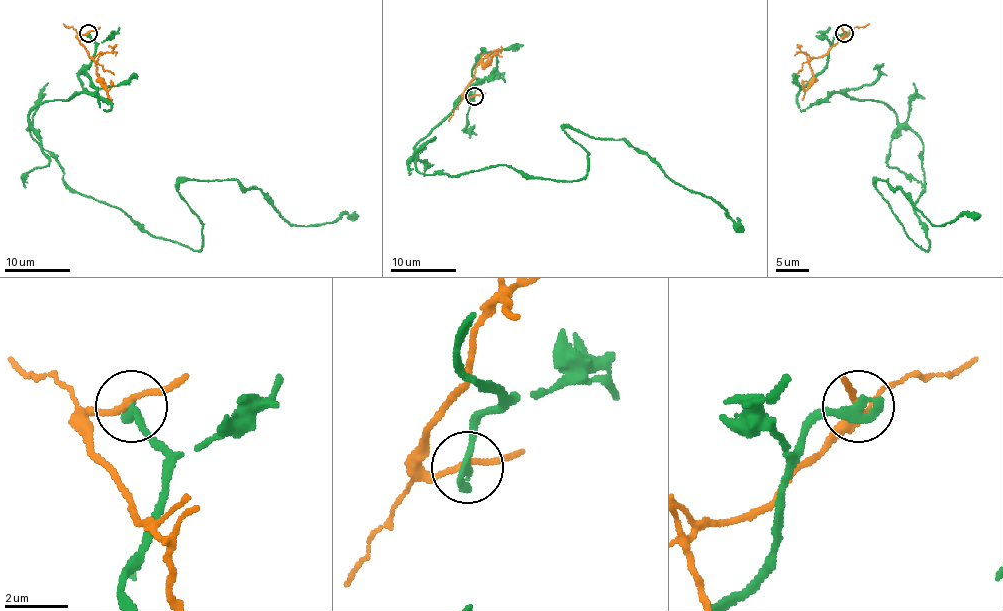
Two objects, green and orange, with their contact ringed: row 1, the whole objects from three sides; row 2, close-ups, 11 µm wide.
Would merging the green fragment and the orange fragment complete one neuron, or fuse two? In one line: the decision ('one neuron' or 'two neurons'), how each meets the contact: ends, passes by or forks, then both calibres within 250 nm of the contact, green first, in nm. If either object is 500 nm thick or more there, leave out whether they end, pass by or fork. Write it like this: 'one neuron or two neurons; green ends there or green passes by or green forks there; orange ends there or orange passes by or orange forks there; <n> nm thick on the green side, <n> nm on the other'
two neurons; green ends there; orange passes by; 320 nm thick on the green side, 170 nm on the other

